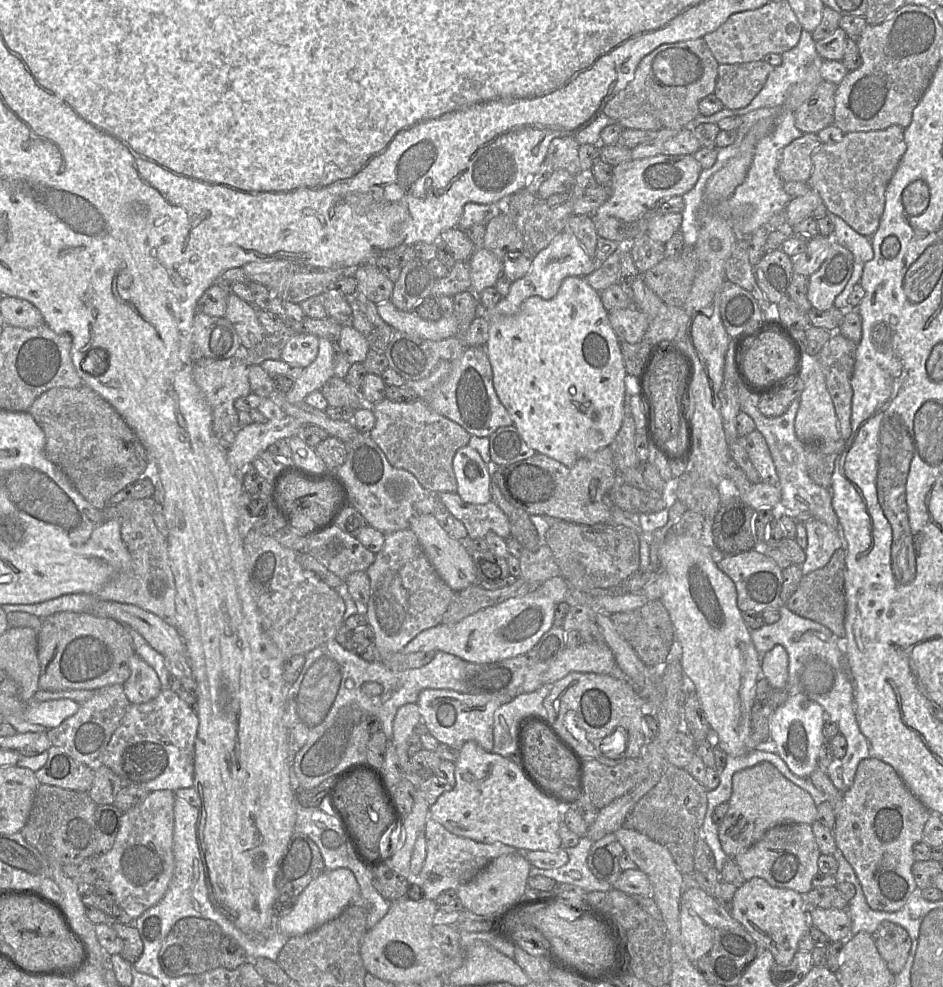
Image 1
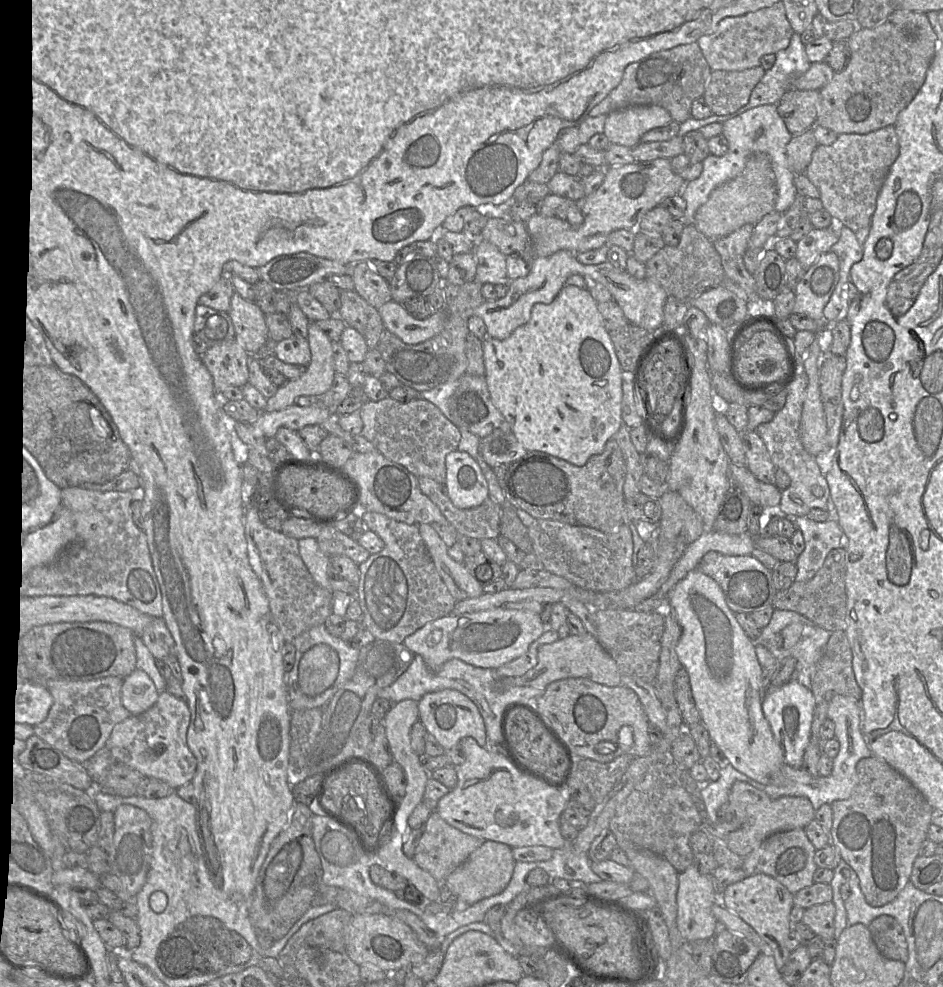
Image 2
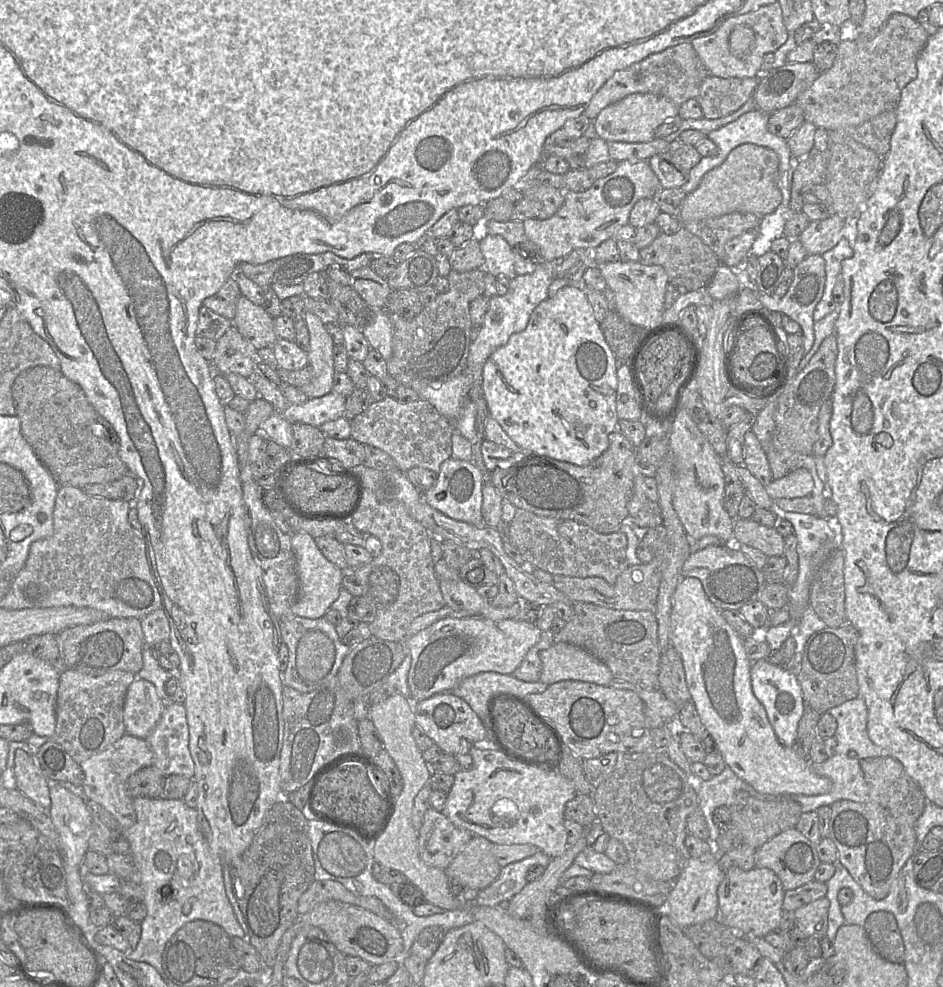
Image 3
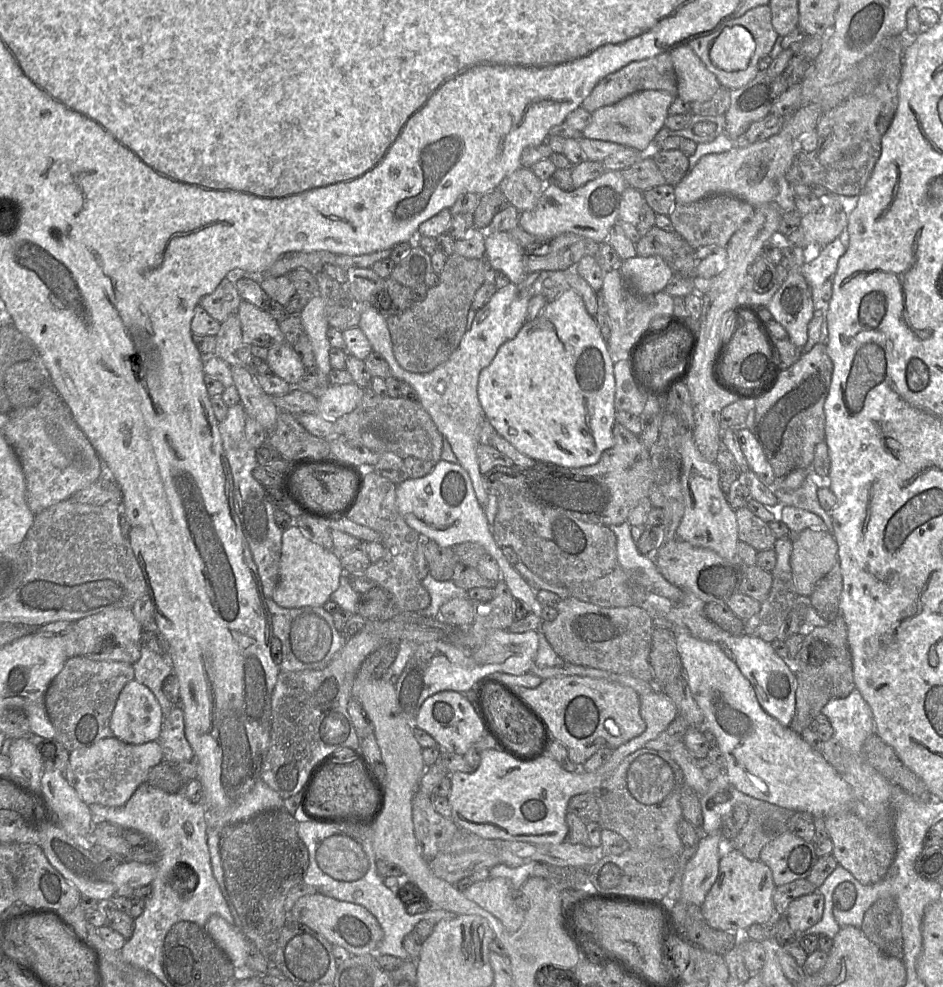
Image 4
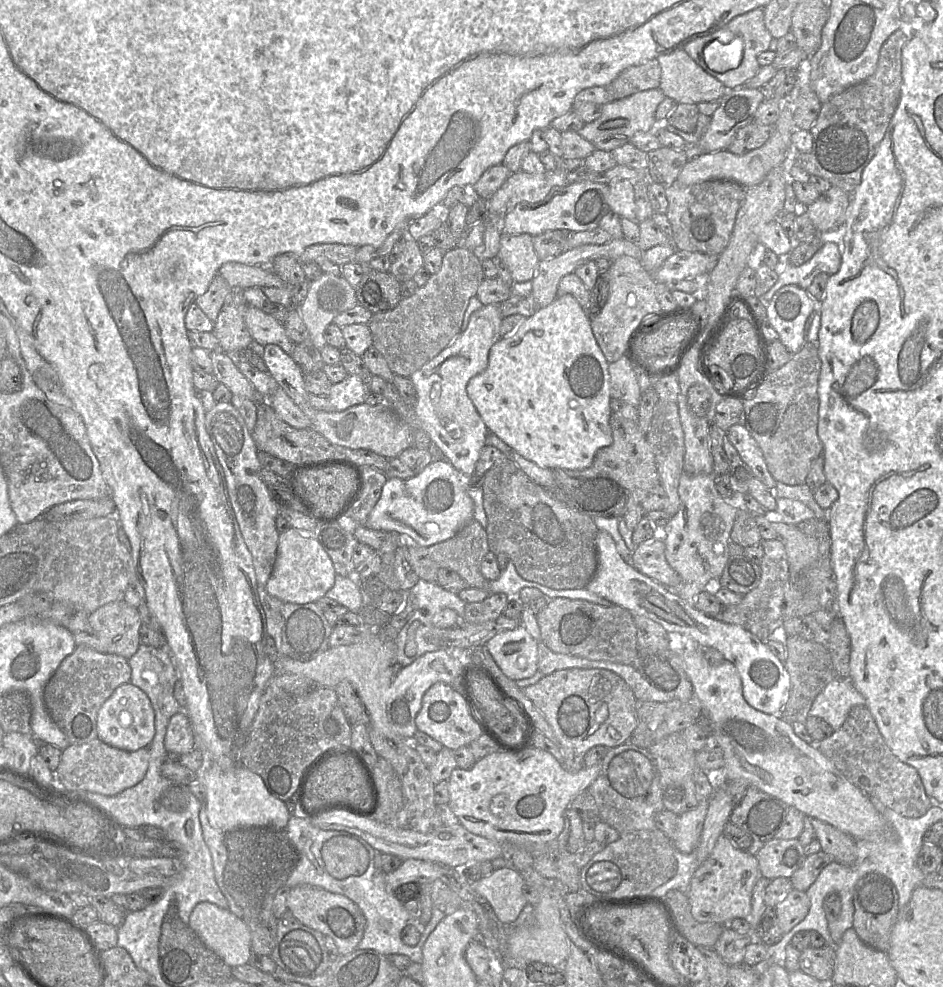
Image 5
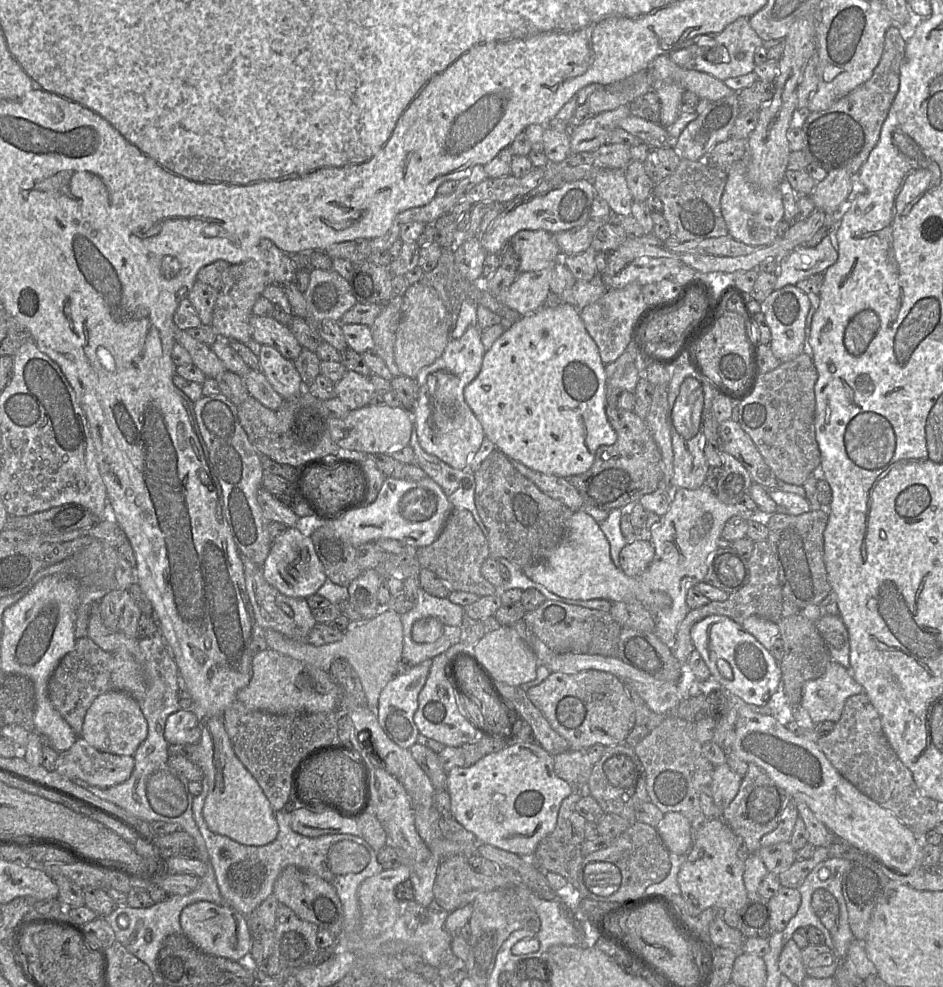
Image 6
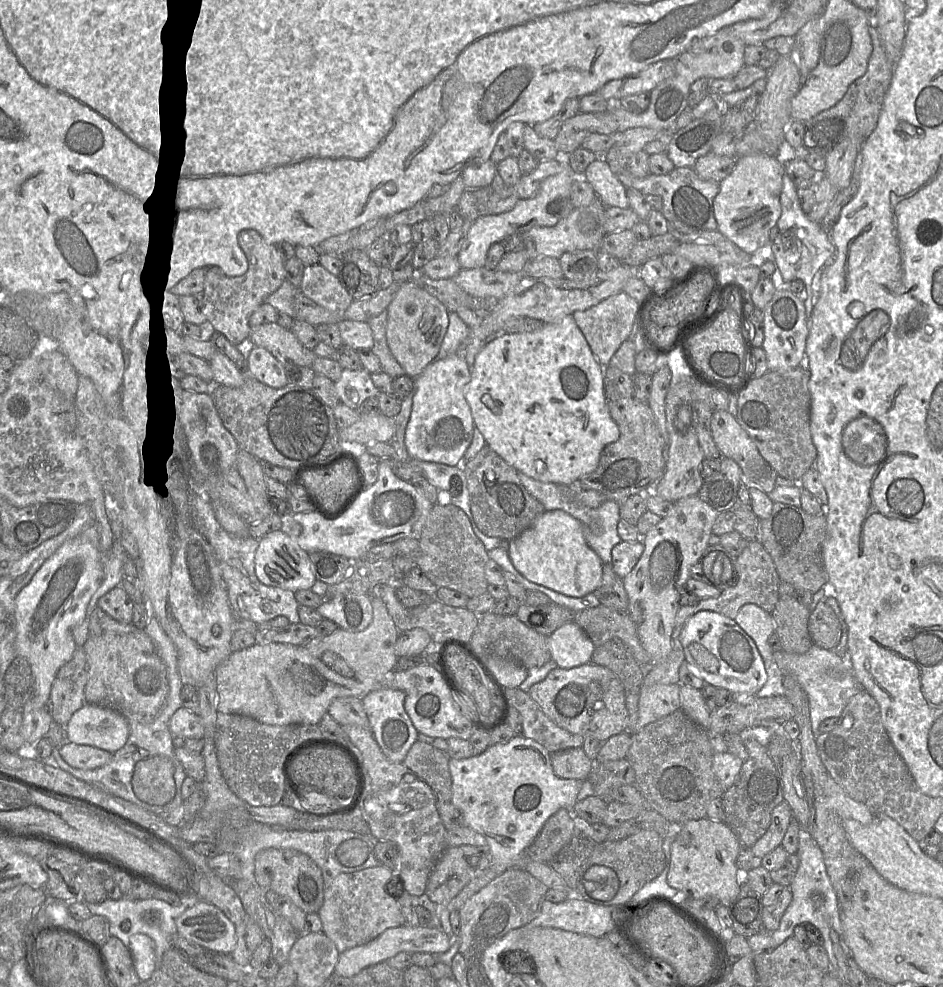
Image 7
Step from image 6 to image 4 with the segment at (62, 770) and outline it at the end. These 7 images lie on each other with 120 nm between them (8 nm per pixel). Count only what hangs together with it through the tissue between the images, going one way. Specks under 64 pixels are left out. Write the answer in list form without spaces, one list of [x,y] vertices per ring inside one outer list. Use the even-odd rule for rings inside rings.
[[[113,736],[104,738],[92,746],[71,751],[64,777],[87,805],[121,807],[136,789],[146,782],[149,771],[163,760],[158,741],[133,745]]]

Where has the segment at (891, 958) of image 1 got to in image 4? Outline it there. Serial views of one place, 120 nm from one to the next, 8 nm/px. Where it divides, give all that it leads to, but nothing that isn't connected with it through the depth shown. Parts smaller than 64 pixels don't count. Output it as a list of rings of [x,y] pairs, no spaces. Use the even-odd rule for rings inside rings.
[[[892,896],[879,898],[867,909],[860,929],[884,954],[903,959],[901,912]]]

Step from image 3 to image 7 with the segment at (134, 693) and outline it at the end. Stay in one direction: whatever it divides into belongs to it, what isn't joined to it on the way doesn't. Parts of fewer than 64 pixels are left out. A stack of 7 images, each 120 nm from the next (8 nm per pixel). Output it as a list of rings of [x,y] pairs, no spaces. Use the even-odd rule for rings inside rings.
[[[85,704],[65,726],[65,739],[79,745],[93,746],[111,753],[121,749],[129,736],[129,722],[118,711]]]

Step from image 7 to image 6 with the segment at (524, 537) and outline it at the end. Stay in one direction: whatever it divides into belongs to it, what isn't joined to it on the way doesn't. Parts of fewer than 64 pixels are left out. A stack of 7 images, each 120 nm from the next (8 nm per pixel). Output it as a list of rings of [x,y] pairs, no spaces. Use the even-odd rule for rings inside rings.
[[[583,510],[571,512],[560,543],[546,557],[524,568],[523,572],[532,581],[564,598],[638,601],[652,615],[669,608],[672,603],[667,593],[649,589],[638,578],[627,576],[620,567],[615,566],[605,534],[596,520]]]

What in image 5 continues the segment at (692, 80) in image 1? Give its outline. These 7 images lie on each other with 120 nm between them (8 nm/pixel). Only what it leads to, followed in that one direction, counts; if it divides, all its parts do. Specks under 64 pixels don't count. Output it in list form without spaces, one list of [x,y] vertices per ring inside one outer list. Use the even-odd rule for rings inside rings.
[[[656,59],[623,70],[613,81],[602,86],[581,90],[574,98],[573,106],[586,102],[606,104],[628,97],[639,91],[658,88],[661,67]]]

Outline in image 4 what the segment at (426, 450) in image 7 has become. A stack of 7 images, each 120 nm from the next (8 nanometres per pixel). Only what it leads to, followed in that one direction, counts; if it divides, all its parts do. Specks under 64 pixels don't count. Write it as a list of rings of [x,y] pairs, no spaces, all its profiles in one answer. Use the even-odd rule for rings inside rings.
[[[510,283],[499,289],[488,303],[476,311],[472,327],[463,335],[458,348],[449,359],[428,373],[412,373],[404,370],[393,359],[391,377],[399,382],[406,382],[418,394],[418,402],[430,415],[438,431],[448,441],[458,464],[469,474],[473,489],[483,511],[488,502],[488,492],[483,487],[478,465],[478,437],[484,419],[483,409],[477,395],[479,373],[493,360],[498,348],[506,341],[514,338],[527,321],[527,308],[532,298],[532,286]]]

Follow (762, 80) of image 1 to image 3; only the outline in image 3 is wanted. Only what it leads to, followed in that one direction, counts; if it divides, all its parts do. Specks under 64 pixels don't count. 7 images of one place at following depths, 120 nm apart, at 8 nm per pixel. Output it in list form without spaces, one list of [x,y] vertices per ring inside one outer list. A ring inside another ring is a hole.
[[[707,75],[696,98],[703,117],[718,119],[740,109],[753,95],[758,77],[720,78]]]

